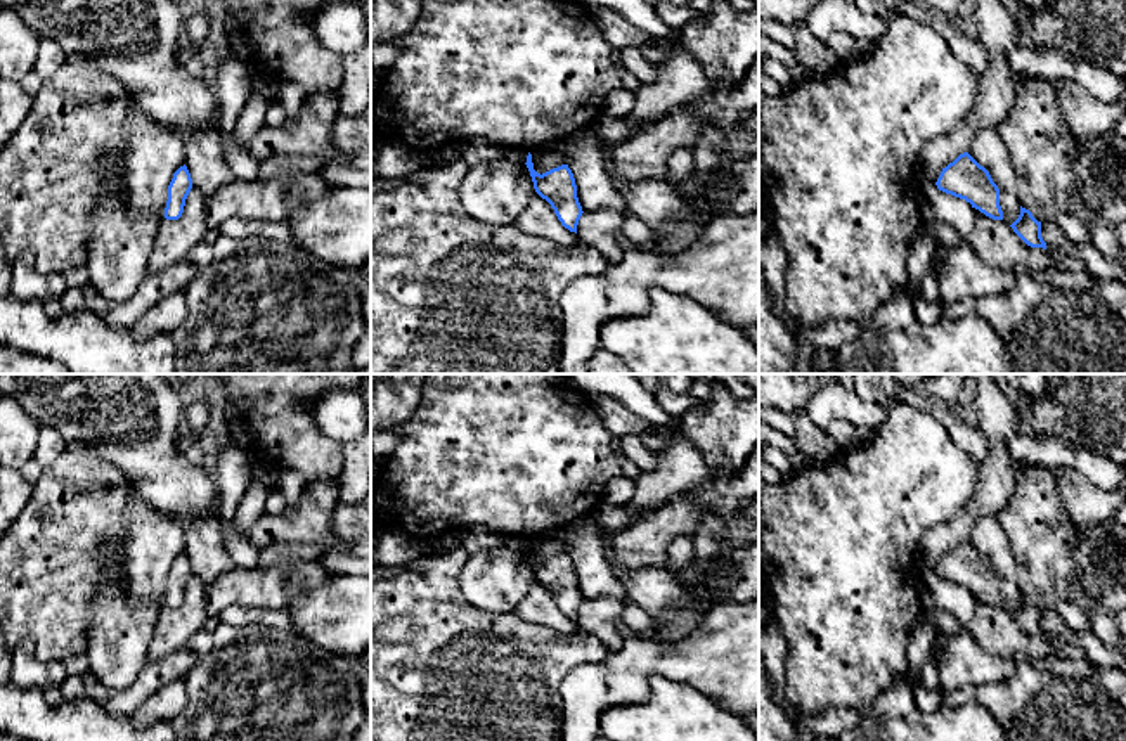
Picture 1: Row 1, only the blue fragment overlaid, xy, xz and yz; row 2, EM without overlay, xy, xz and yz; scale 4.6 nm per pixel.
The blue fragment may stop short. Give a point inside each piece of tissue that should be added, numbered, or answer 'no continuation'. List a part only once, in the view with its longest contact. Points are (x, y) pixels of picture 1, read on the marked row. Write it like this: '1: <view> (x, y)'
no continuation

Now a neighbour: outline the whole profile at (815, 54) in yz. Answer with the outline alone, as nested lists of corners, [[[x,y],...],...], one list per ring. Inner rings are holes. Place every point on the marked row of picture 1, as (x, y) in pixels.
[[[804,21],[793,29],[797,40],[797,55],[802,62],[802,68],[825,74],[830,73],[837,64],[830,42],[818,40]]]

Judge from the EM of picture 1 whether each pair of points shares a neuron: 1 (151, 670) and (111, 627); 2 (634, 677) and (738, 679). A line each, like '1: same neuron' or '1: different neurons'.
1: different neurons
2: same neuron

